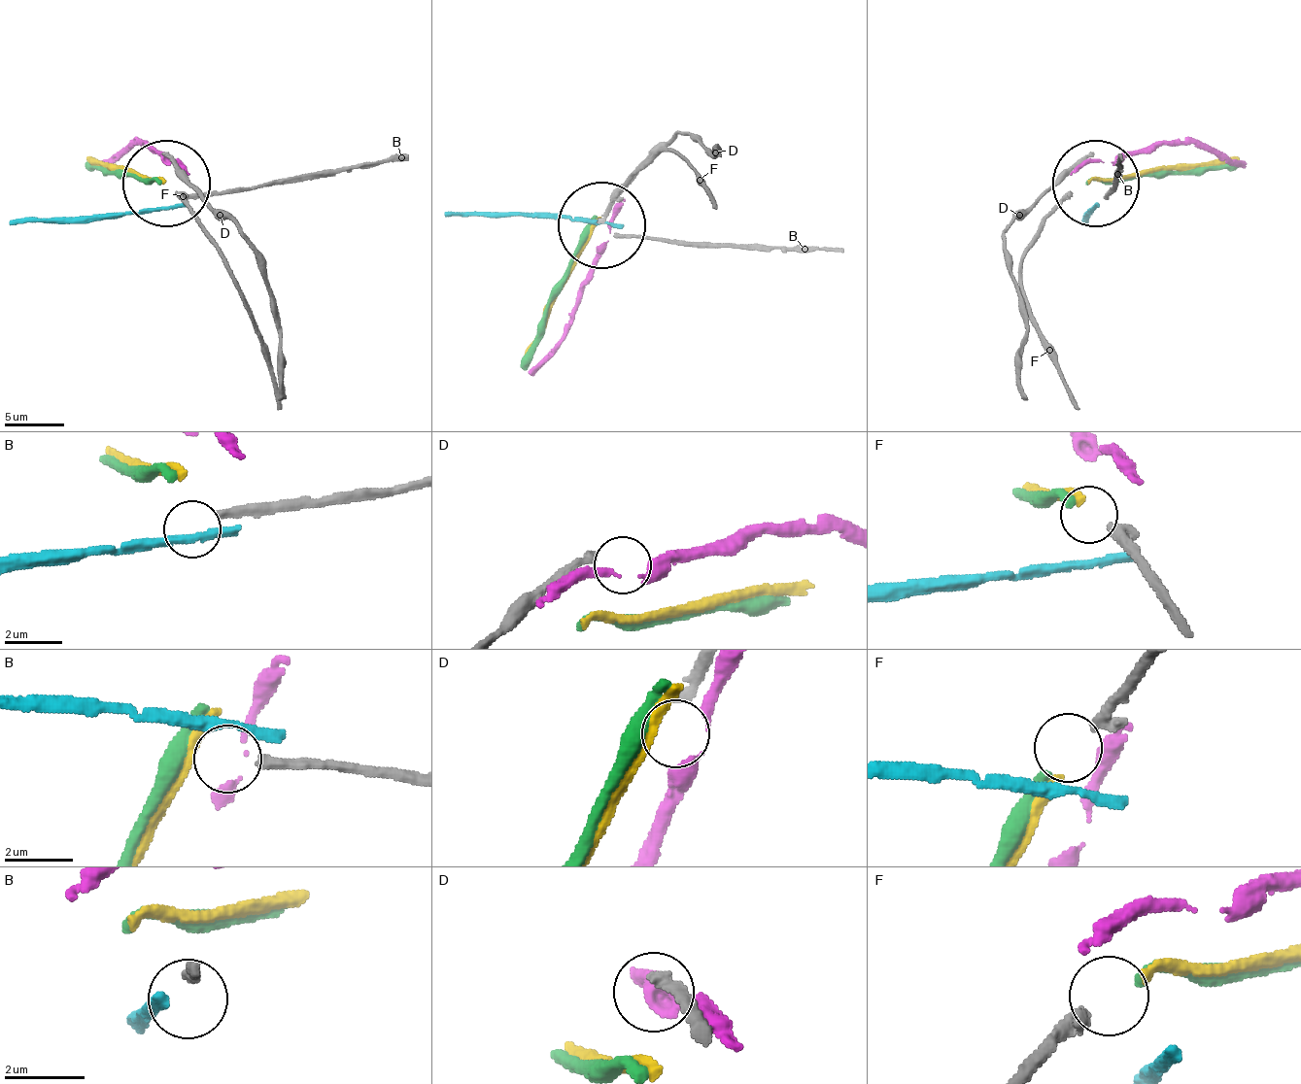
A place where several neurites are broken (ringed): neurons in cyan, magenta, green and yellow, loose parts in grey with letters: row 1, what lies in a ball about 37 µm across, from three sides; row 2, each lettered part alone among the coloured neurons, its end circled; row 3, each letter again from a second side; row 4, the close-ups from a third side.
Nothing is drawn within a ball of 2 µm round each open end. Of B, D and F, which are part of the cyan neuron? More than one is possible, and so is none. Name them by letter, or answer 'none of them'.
none of them

